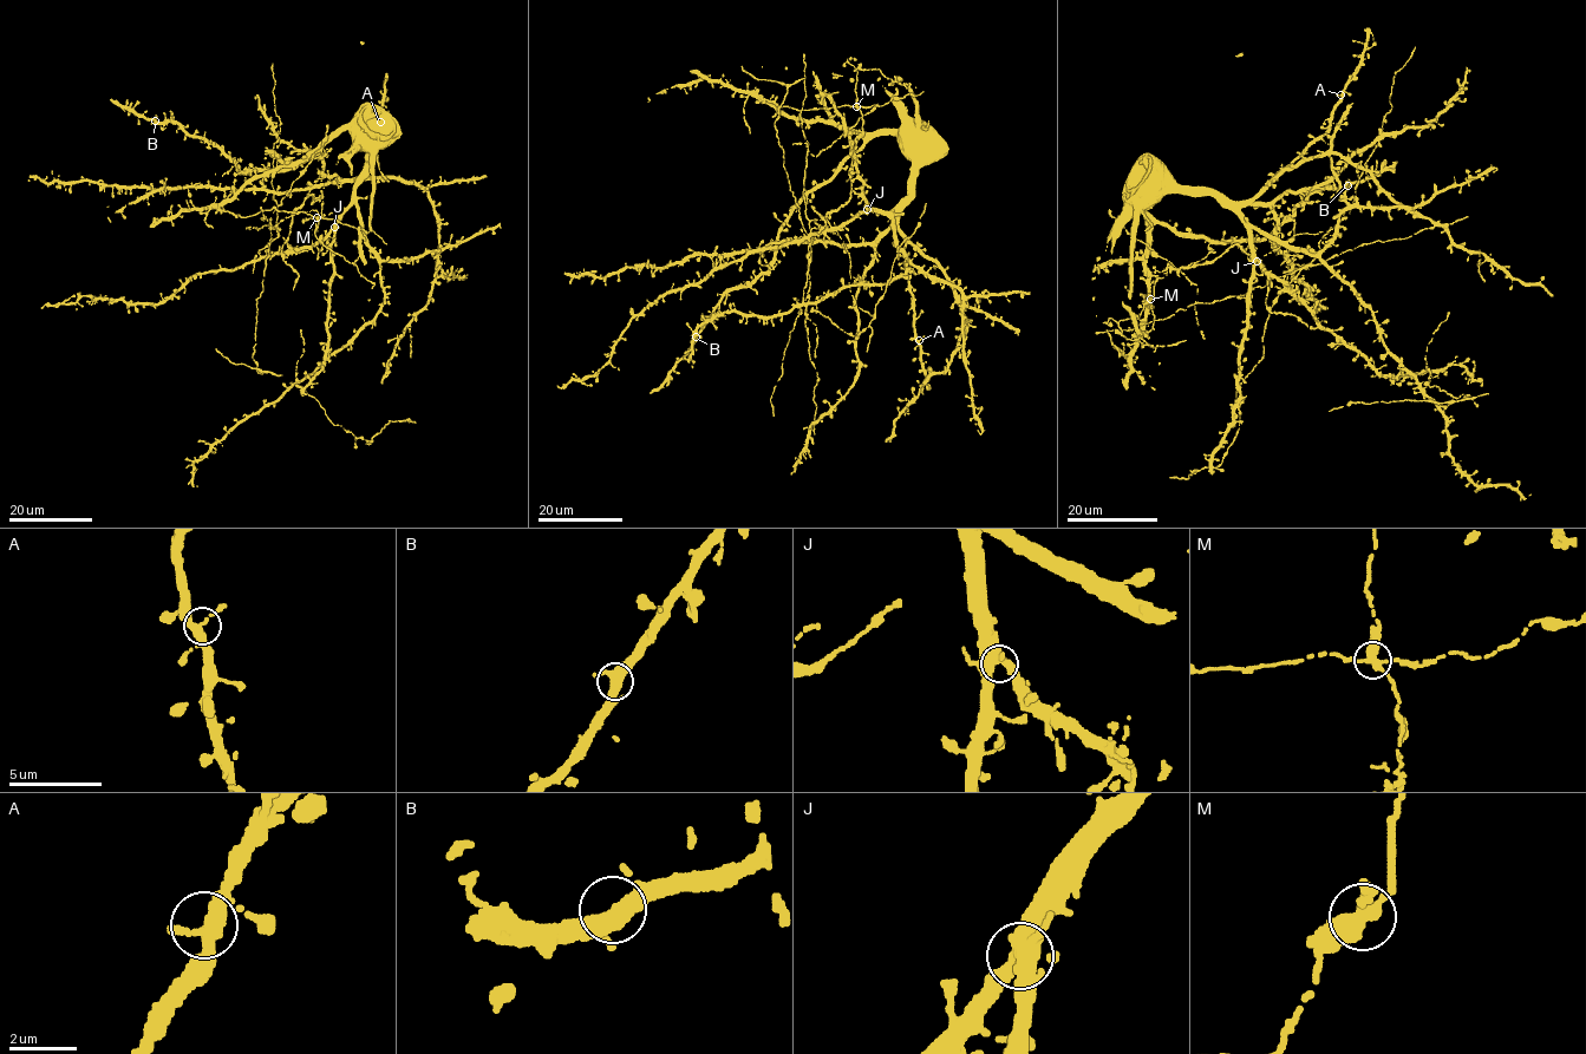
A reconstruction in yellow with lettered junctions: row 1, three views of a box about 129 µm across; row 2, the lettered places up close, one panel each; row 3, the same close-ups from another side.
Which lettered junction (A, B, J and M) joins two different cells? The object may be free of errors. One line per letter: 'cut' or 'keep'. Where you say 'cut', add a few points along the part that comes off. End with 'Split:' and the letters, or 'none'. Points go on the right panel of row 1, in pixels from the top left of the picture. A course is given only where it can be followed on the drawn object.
A: keep
B: keep
J: keep
M: cut; course (1150, 300), (1163, 270), (1211, 262), (1235, 244), (1271, 277), (1467, 216)
Split: M

